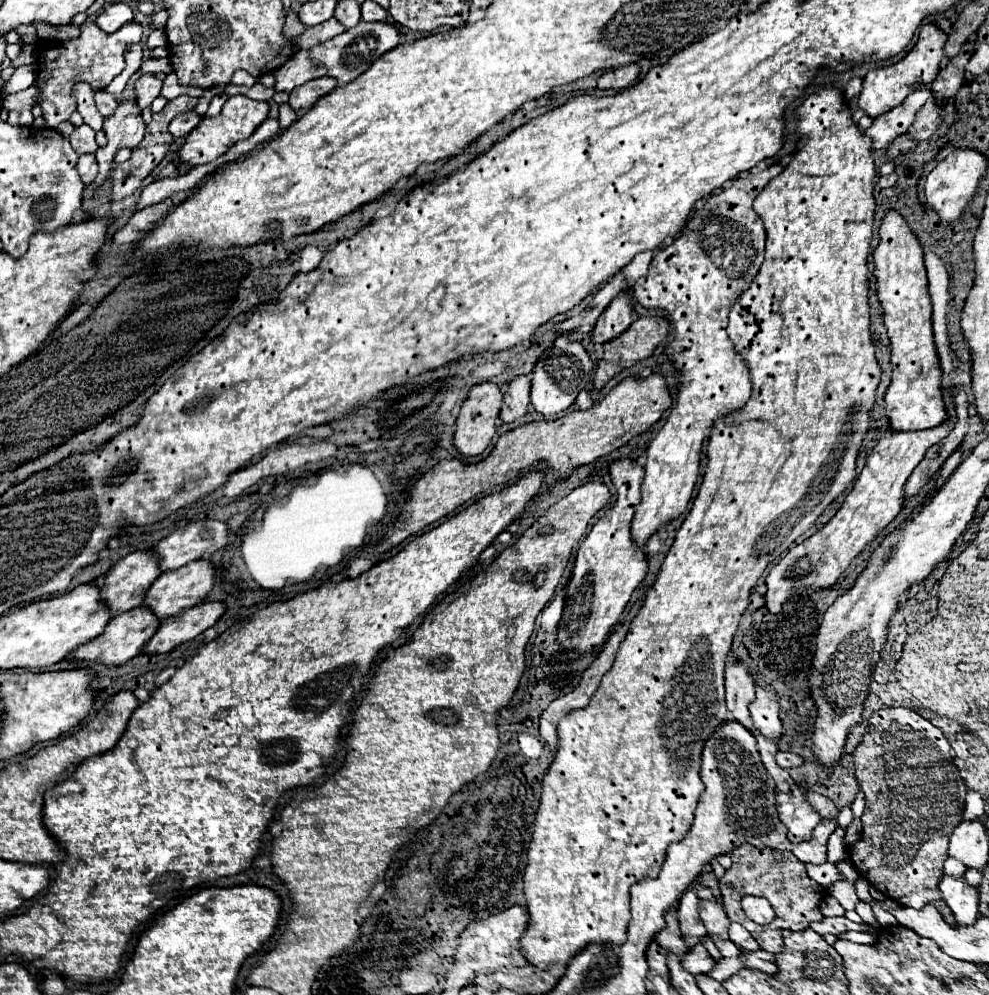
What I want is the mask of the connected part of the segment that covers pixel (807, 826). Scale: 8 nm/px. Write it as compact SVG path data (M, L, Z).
M803 787L789 795L777 793L777 813L781 823L787 827L787 837L793 843L807 841L815 825L821 821L817 811L807 803Z

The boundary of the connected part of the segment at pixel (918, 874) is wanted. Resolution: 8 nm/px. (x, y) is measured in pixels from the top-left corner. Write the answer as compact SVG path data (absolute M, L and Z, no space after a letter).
M897 707L875 711L869 719L867 731L863 735L861 745L853 753L855 779L859 789L865 795L865 811L861 815L863 833L861 839L849 849L849 859L861 877L865 877L877 891L885 897L895 899L899 905L923 909L925 905L935 905L939 913L955 927L953 915L945 903L941 903L941 895L937 883L943 877L943 863L947 859L947 843L949 835L961 823L965 809L965 781L959 777L959 769L951 759L951 745L947 737L919 713Z

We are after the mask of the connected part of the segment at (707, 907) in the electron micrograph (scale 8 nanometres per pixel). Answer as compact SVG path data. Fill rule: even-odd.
M701 901L699 905L699 917L707 929L709 937L719 937L719 939L729 939L729 917L723 911L723 907L719 903L709 903L709 901Z

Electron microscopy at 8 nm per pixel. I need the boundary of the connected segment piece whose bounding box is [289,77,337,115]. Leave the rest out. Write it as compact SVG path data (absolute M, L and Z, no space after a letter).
M329 77L311 79L309 83L297 87L297 91L289 93L289 105L297 115L305 115L319 97L327 95L335 87L337 87L337 79L329 79Z

